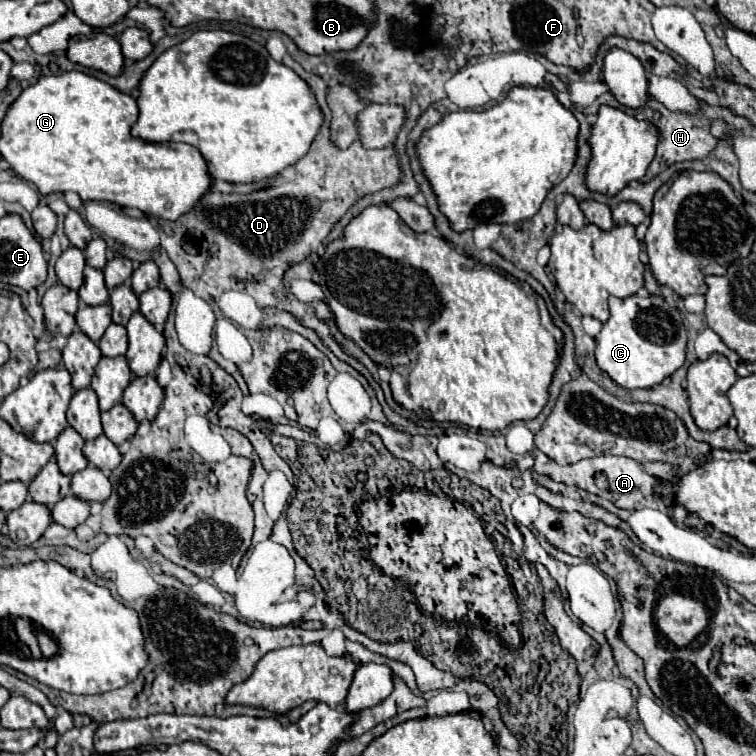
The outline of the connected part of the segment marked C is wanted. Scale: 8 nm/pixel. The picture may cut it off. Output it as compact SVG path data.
M609 296L611 316L603 324L595 348L597 366L621 388L637 390L651 388L669 378L685 362L687 330L675 306L669 306L661 296L629 298Z

